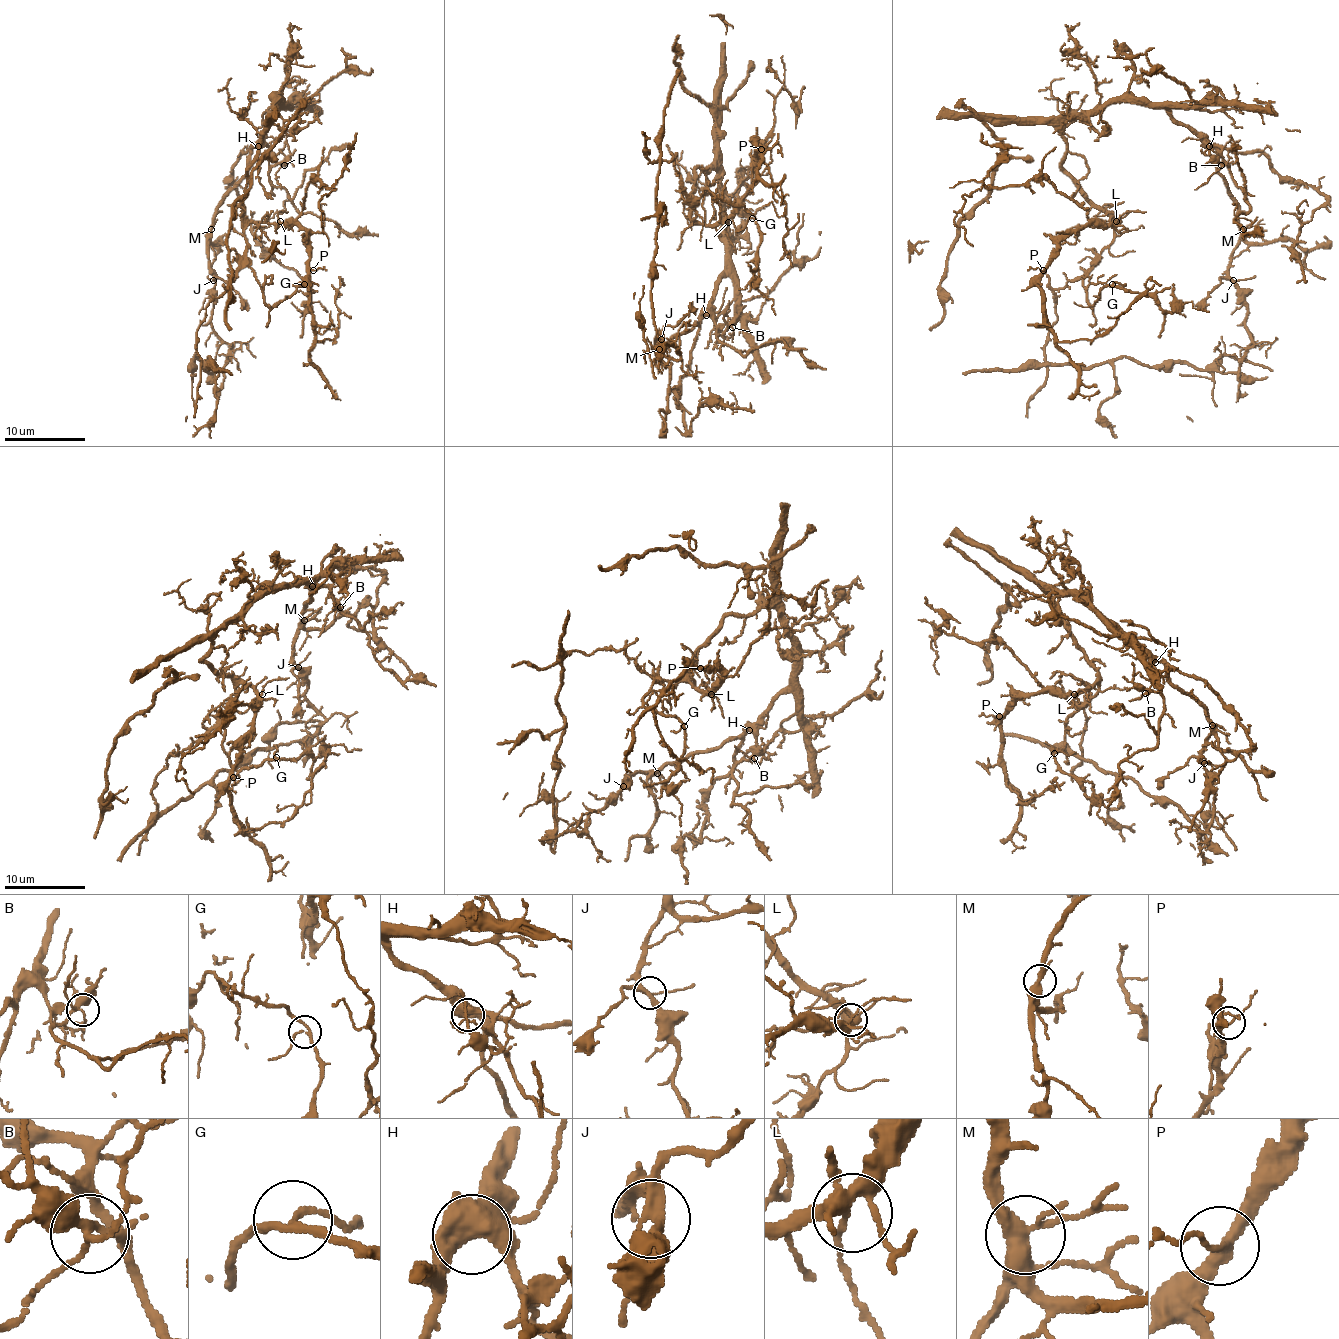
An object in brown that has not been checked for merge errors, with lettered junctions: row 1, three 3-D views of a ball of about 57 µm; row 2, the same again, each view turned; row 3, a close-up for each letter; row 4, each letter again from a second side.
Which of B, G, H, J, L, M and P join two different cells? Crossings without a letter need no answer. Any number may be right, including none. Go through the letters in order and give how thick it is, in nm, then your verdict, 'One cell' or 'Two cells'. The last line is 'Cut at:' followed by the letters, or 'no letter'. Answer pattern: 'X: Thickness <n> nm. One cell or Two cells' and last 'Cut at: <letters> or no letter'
B: Thickness 220 nm. One cell
G: Thickness 150 nm. One cell
H: Thickness 550 nm. One cell
J: Thickness 280 nm. One cell
L: Thickness 280 nm. One cell
M: Thickness 360 nm. One cell
P: Thickness 280 nm. One cell
Cut at: no letter

